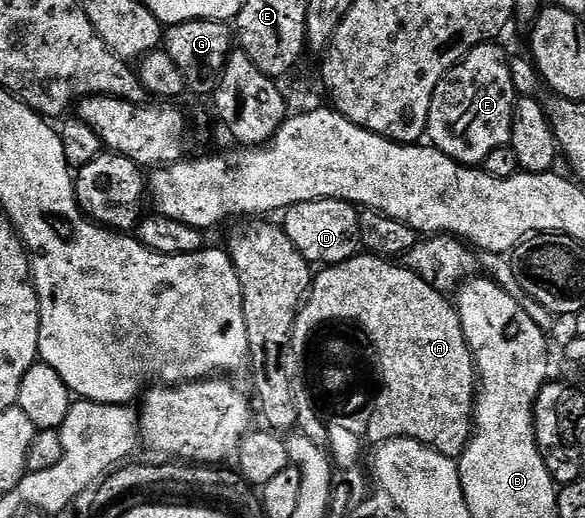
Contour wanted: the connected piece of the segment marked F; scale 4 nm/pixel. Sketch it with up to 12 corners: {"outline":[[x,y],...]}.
{"outline":[[470,48],[429,105],[430,146],[478,168],[511,142],[509,55]]}

